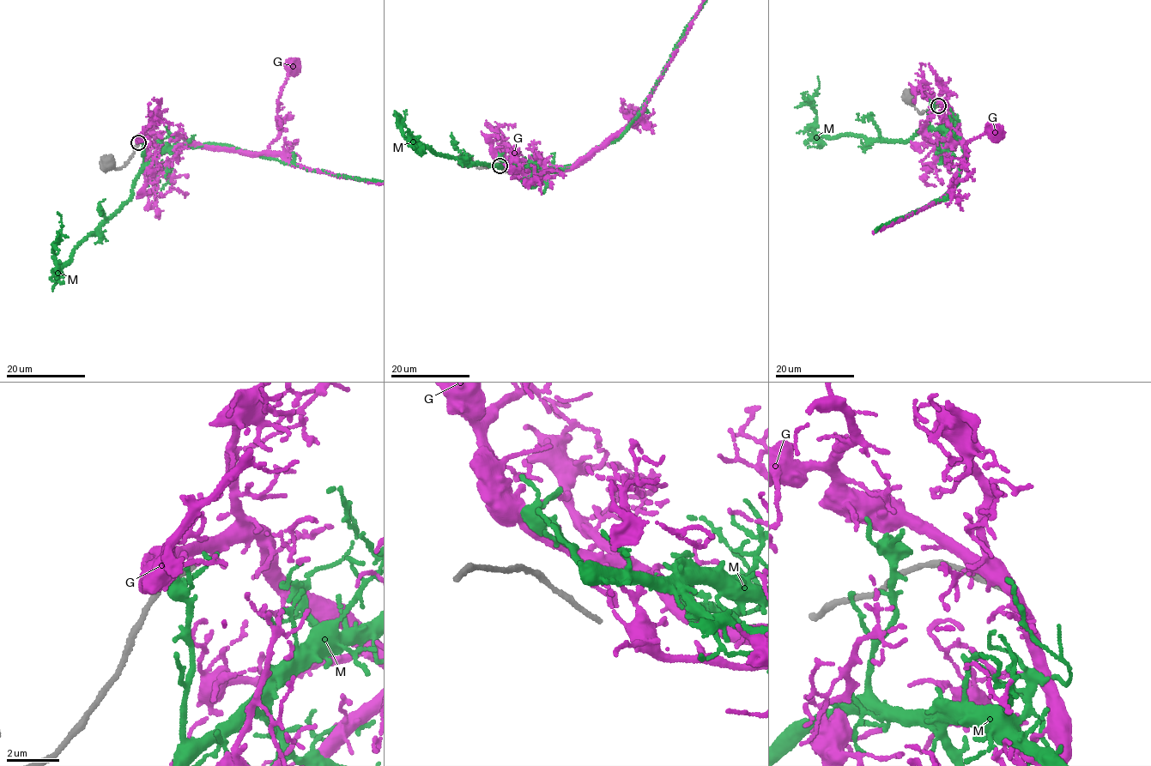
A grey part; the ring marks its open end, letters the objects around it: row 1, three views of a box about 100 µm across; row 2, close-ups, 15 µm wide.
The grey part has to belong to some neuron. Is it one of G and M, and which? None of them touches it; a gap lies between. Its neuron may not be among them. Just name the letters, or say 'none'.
M

